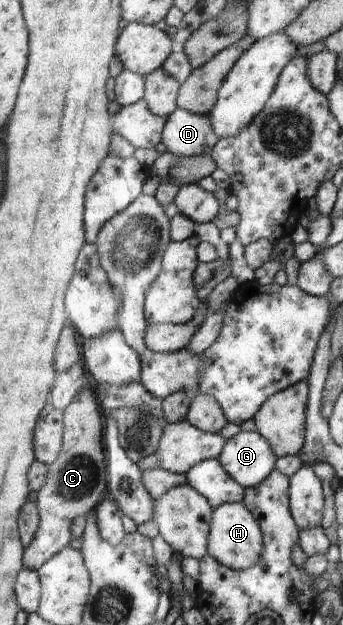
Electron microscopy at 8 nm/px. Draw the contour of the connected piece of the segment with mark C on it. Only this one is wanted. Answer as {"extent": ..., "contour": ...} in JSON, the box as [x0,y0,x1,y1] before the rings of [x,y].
{"extent":[24,387,106,571],"contour":[[[87,387],[80,391],[74,401],[63,411],[63,443],[58,459],[50,466],[47,483],[40,489],[36,499],[39,525],[28,547],[28,557],[24,557],[24,565],[37,571],[51,559],[55,553],[62,551],[75,542],[72,539],[71,527],[75,517],[86,515],[92,511],[106,491],[106,459],[102,449],[102,415],[98,401],[90,395]]]}

